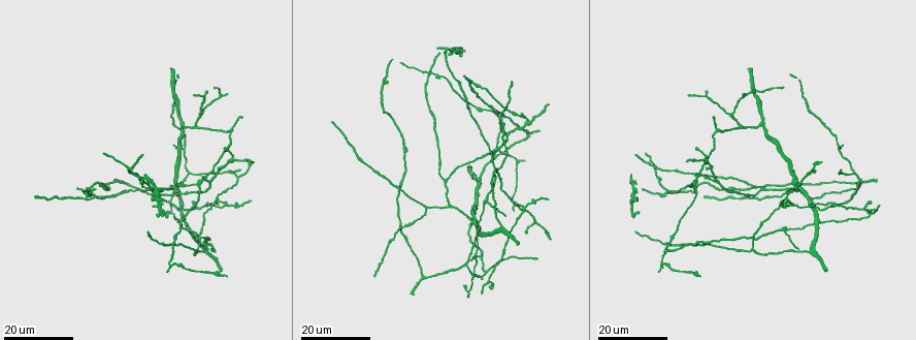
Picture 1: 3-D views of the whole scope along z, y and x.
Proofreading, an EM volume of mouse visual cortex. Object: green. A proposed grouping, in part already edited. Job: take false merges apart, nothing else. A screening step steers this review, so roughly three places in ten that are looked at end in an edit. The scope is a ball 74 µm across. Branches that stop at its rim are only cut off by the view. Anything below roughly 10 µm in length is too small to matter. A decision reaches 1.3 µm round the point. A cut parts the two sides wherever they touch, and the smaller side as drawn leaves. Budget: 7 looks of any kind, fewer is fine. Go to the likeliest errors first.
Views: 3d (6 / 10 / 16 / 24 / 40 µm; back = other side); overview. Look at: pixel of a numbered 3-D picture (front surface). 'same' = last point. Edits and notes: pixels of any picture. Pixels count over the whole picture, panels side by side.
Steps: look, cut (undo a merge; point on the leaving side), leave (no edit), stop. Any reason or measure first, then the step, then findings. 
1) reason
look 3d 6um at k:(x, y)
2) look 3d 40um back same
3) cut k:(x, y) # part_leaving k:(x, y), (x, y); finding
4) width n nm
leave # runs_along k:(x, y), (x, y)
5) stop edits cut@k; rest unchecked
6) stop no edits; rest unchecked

looks like a crossing
look 3d 16um at 1:(132, 168)

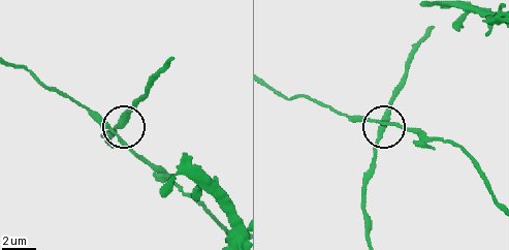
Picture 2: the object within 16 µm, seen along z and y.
look 3d 10um at 2:(380, 125)

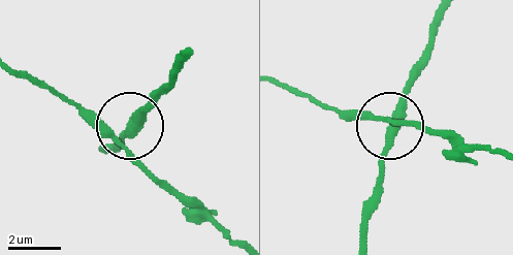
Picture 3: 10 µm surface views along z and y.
arms 4
leave # runs_along 3:(367, 233), (367, 206), (392, 113), (425, 68); one cell here

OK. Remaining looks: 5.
looks like a crossing
look 3d 24um at 1:(752, 239)

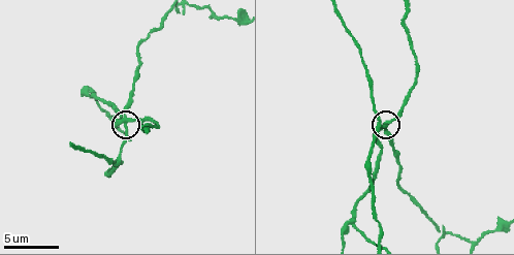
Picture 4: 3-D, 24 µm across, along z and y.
look 3d 6um at 4:(122, 122)

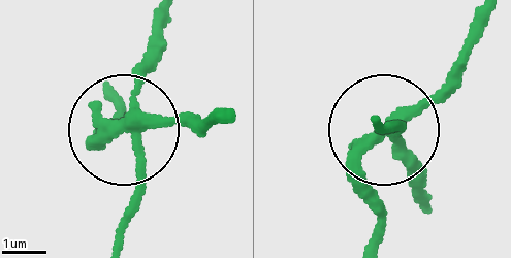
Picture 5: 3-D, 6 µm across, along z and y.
arms 4
cut 5:(376, 196) # a second cell is stuck on

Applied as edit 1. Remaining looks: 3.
four-way junction
look 3d 16um at 1:(218, 199)

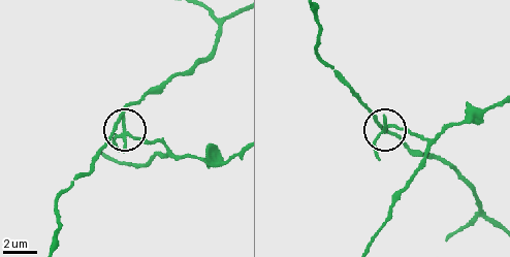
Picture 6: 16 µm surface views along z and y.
look 3d 10um at 6:(122, 122)

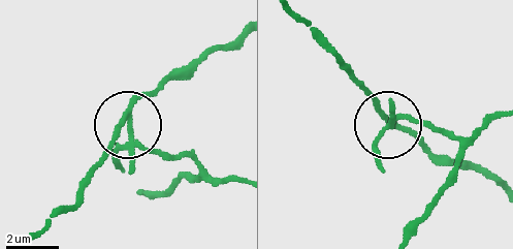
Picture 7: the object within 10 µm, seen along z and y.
look 3d 6um at 7:(127, 125)

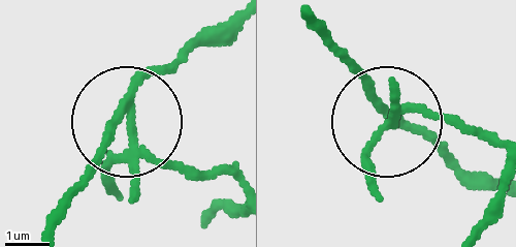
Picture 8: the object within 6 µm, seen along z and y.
width 170 nm
cut 8:(169, 161) # two cells meet here

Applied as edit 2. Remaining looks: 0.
stop edits cut@5, cut@8; rest unchecked

